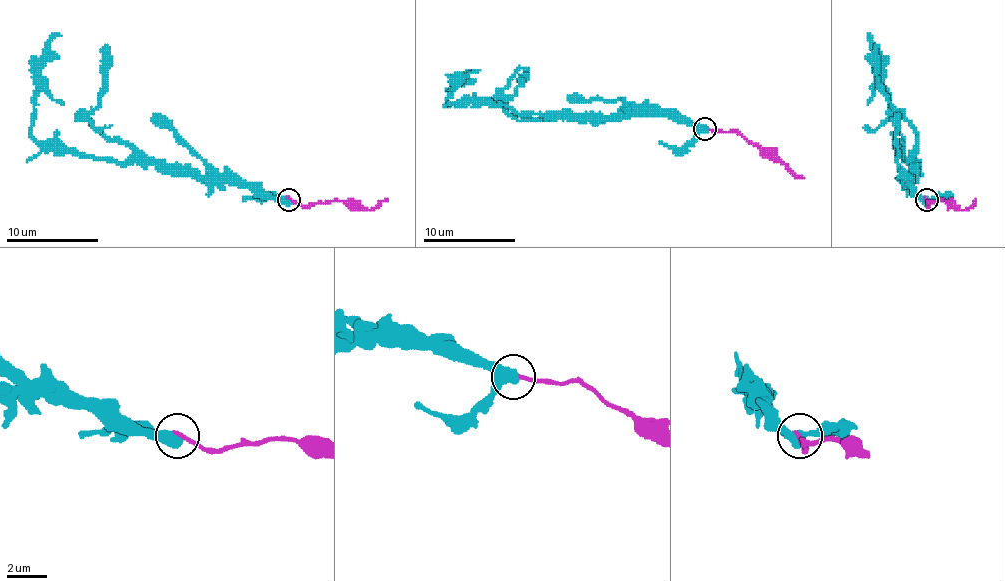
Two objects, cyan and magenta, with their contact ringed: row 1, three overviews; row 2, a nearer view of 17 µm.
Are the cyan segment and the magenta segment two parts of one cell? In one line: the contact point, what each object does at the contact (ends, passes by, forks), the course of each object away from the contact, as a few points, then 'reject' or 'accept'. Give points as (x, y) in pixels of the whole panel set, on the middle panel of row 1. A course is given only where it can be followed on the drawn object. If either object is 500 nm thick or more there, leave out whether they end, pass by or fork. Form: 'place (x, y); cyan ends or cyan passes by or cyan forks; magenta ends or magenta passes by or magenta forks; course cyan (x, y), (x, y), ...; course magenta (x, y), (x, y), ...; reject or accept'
place (705, 129); cyan passes by; magenta ends; course cyan (705, 130), (652, 113), (544, 118), (514, 113), (503, 104), (448, 102), (455, 86), (477, 70); course magenta (705, 130), (740, 132), (749, 141), (774, 153), (804, 178); reject

